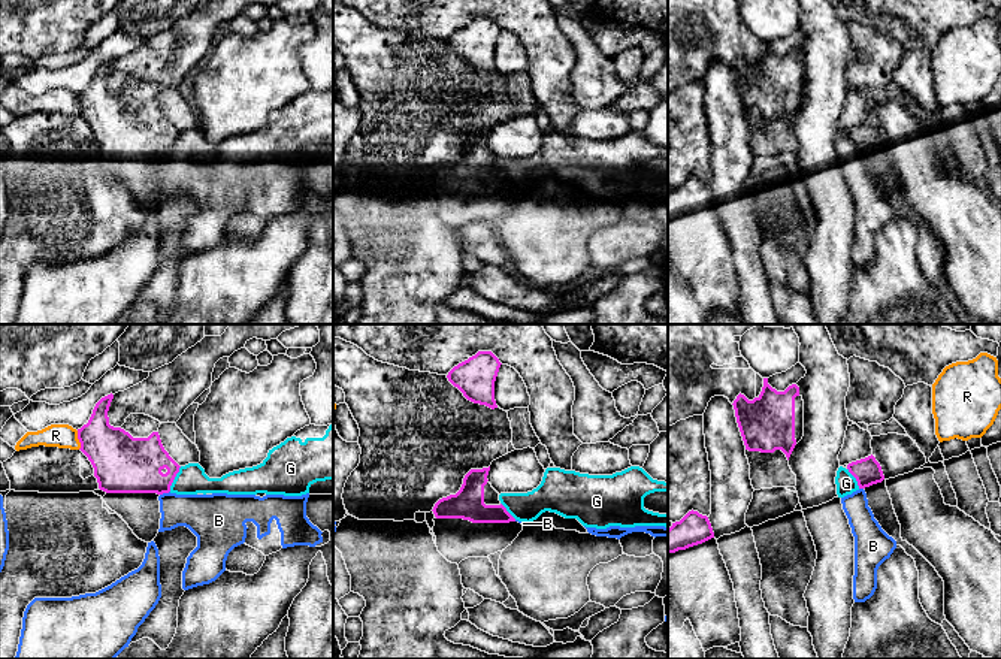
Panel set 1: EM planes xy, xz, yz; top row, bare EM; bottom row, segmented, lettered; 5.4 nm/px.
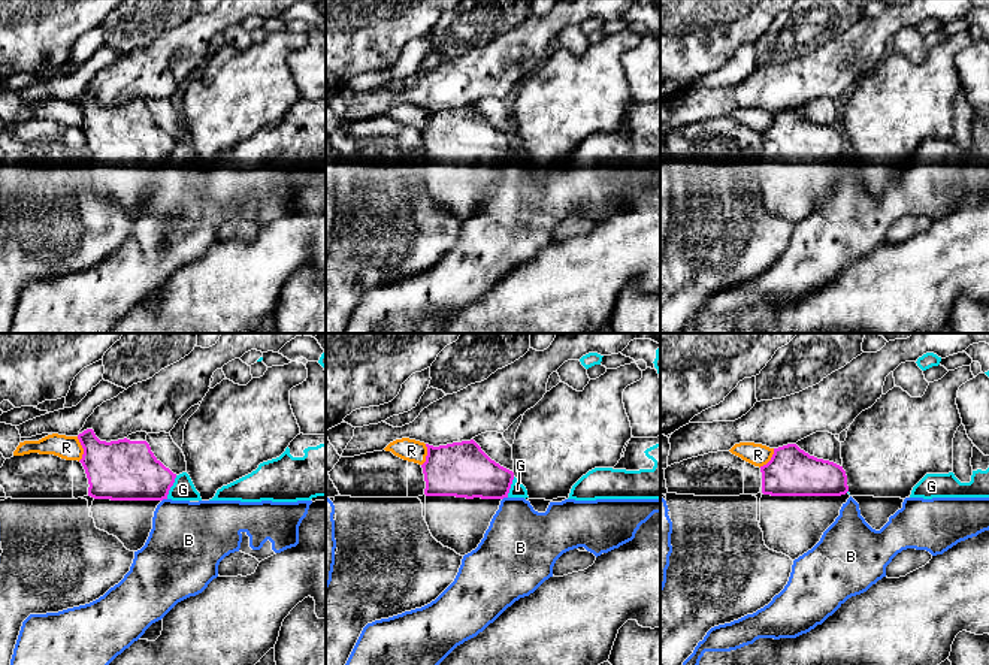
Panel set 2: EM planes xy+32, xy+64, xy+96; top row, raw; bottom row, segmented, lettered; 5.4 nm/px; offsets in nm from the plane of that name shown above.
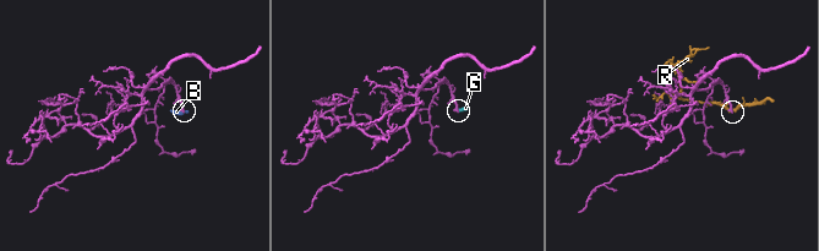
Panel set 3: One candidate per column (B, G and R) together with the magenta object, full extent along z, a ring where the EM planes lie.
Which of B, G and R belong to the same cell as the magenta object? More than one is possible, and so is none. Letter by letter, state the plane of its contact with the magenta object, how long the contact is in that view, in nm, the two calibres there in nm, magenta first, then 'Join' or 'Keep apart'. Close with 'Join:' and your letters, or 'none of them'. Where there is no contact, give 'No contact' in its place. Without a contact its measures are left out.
B: Touches magenta in xy. Shared border 60 nm. Thickness 300 nm (magenta) against 220 nm. Keep apart
G: Touches magenta in xy. Shared border 150 nm. Thickness 300 nm (magenta) against 160 nm. Keep apart
R: Touches magenta in xy. Shared border 110 nm. Thickness 280 nm (magenta) against 130 nm. Keep apart
Join: none of them

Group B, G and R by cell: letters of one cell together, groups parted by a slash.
B G / R

